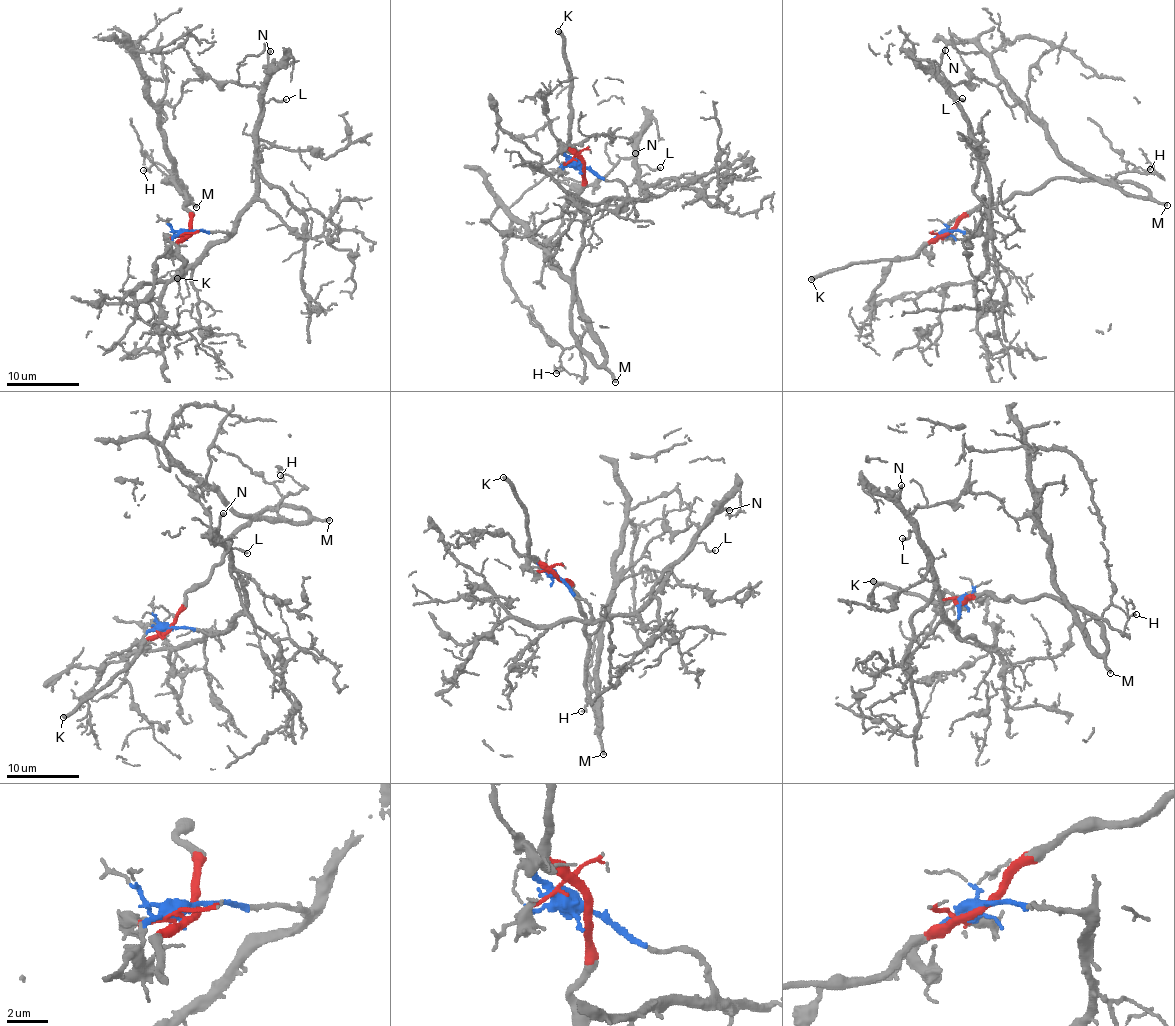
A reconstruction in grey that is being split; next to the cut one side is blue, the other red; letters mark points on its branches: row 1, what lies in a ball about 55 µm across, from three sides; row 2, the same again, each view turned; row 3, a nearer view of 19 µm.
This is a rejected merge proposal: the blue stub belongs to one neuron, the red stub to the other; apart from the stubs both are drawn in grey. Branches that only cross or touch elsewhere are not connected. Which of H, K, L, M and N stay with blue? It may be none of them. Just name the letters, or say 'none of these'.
L, N

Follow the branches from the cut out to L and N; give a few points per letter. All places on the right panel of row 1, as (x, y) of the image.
L: (947, 231), (984, 233), (988, 227), (991, 187), (982, 152), (969, 130), (969, 119), (956, 99), (962, 99)
N: (947, 231), (984, 233), (991, 192), (969, 119), (939, 73), (945, 50)

